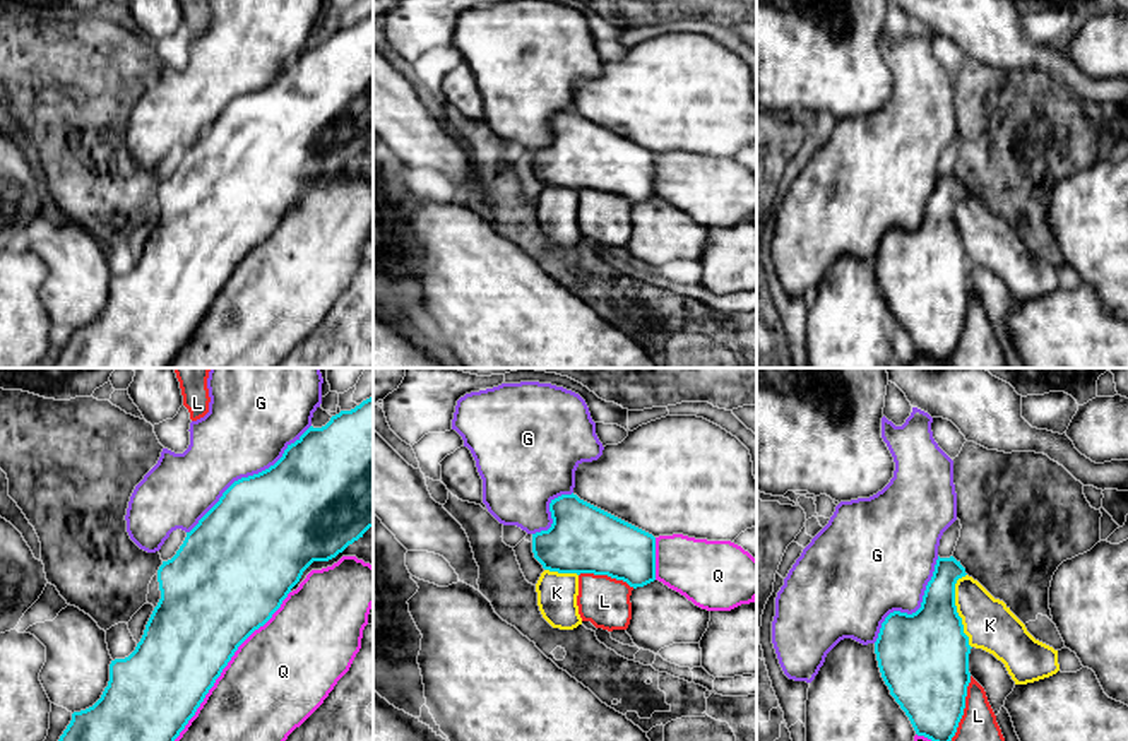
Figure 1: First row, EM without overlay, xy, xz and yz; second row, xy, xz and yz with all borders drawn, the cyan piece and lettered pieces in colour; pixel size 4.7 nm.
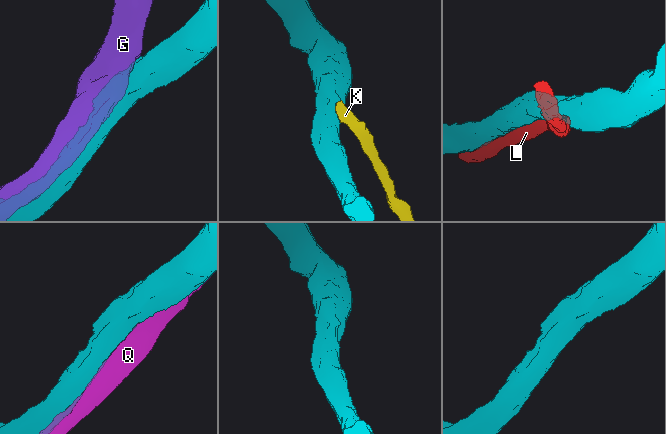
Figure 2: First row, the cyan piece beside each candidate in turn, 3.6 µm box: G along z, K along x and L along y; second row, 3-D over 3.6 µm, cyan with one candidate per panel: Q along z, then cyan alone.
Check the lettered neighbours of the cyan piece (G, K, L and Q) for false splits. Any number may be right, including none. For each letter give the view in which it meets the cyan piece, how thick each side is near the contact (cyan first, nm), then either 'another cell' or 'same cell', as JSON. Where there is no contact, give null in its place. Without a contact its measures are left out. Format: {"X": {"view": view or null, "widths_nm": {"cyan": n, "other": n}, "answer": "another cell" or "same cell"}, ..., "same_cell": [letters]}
{"G": {"view": "xy", "widths_nm": {"cyan": 500, "other": 400}, "answer": "another cell"}, "K": {"view": "yz", "widths_nm": {"cyan": 400, "other": 240}, "answer": "same cell"}, "L": {"view": "yz", "widths_nm": {"cyan": 400, "other": 160}, "answer": "another cell"}, "Q": {"view": "xy", "widths_nm": {"cyan": 440, "other": 460}, "answer": "another cell"}, "same_cell": ["K"]}

